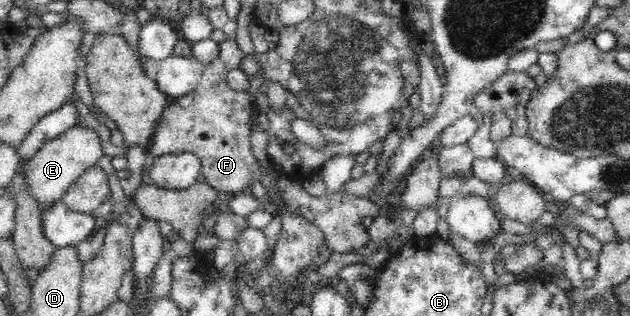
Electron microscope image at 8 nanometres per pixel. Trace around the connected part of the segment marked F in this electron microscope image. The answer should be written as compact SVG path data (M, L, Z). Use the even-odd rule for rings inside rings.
M235 40L219 42L219 49L219 58L211 64L205 64L197 88L186 95L169 99L155 126L148 153L150 158L155 158L163 154L192 152L201 159L206 183L217 192L236 194L254 183L252 167L257 164L250 143L254 95L248 91L233 90L226 81L227 74L233 68L240 68L240 62L246 54Z

